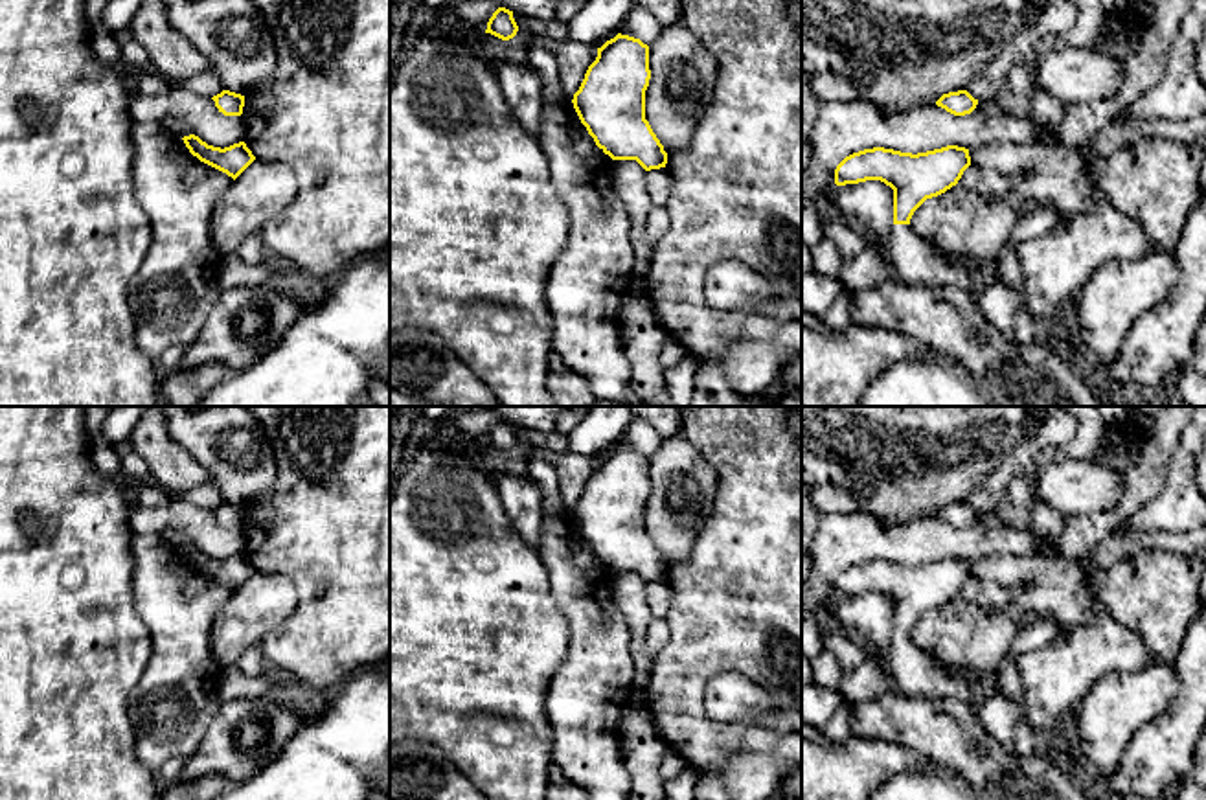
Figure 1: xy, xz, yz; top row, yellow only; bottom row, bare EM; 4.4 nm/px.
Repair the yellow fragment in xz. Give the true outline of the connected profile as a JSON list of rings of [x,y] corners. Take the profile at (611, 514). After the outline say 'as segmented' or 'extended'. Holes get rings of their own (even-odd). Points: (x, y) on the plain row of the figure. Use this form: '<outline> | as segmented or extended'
[[[618,445],[597,460],[574,520],[596,557],[612,572],[636,572],[645,583],[666,579],[667,565],[645,531],[649,458]]] | as segmented

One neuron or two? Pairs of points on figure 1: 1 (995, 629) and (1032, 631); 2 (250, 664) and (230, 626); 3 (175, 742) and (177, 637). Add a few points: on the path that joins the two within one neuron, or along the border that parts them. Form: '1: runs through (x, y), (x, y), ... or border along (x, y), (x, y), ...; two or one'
1: border along (1015, 617), (1015, 640), (997, 670); two
2: border along (258, 646), (250, 646), (236, 664); two
3: runs through (175, 716), (177, 662); one

